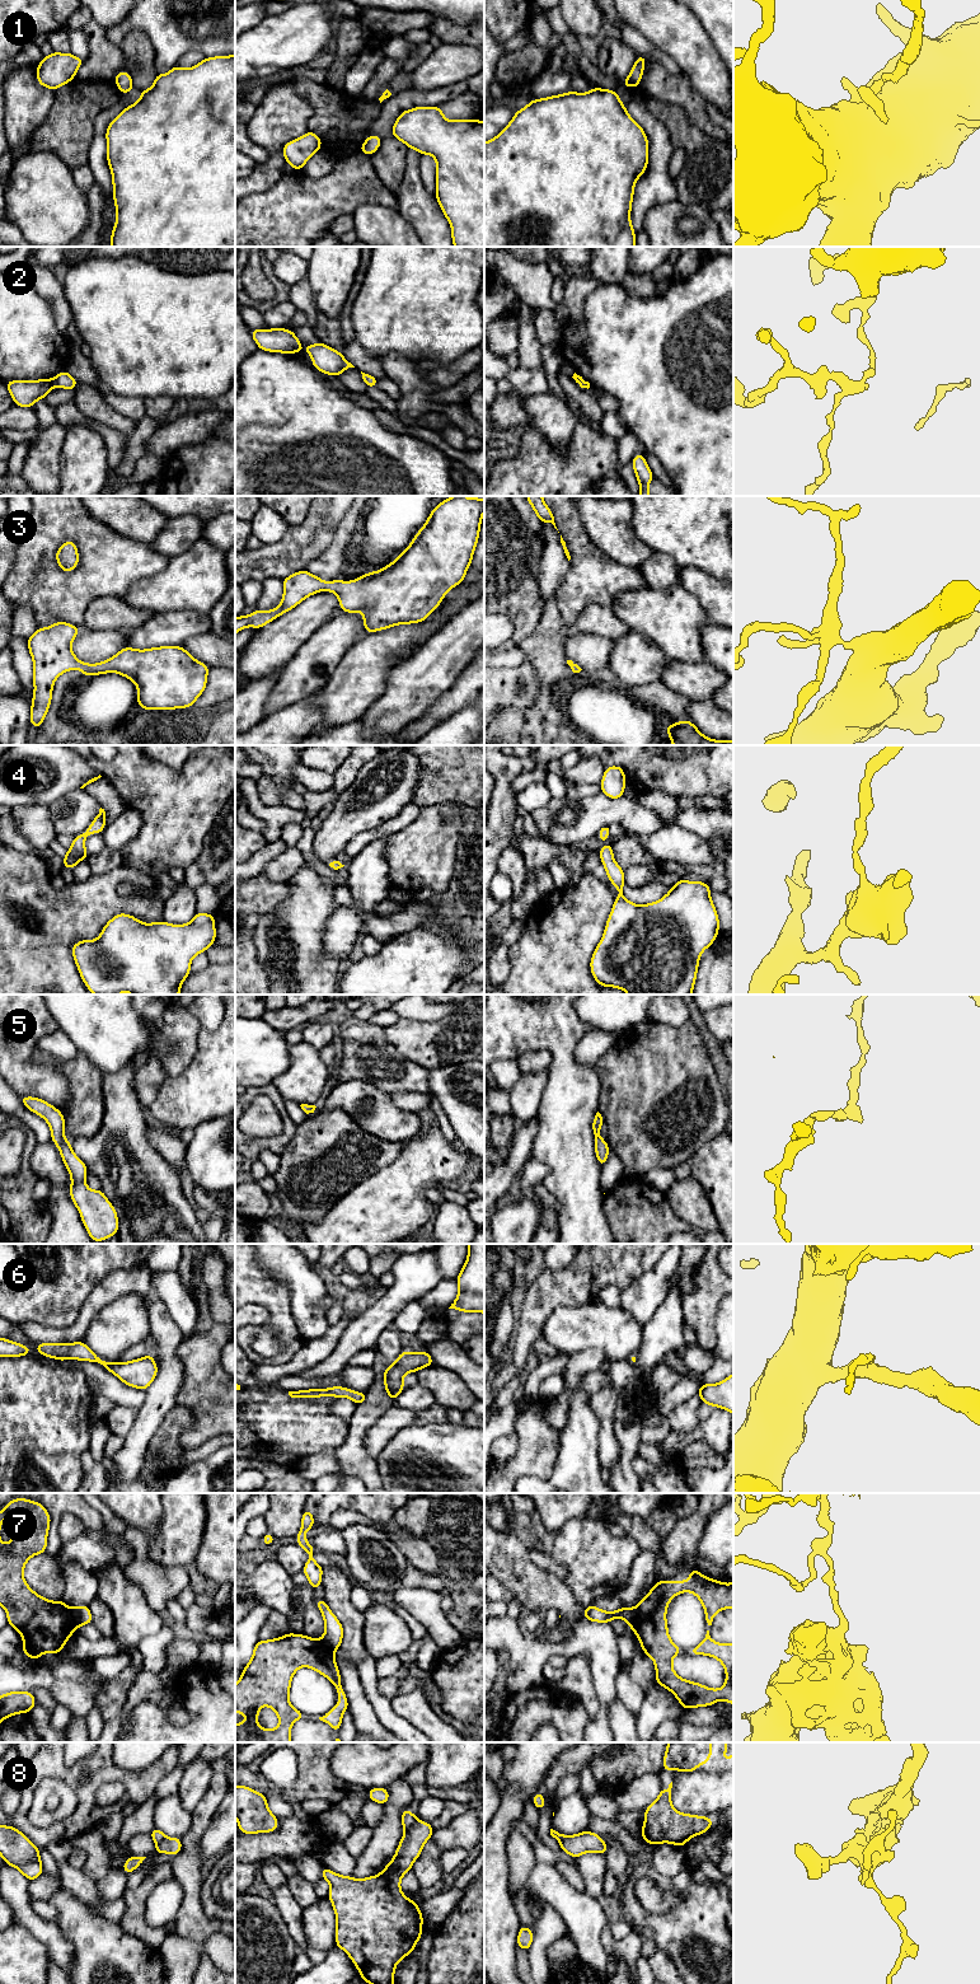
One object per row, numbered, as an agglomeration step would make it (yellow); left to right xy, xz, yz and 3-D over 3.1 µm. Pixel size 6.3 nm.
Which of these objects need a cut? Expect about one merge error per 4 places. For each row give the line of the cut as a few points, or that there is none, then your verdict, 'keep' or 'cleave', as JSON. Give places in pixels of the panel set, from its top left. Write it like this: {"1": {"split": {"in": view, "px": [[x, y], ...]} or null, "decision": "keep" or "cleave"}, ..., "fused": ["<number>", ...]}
{"1": {"split": null, "decision": "keep"}, "2": {"split": {"in": "xy", "px": [[52, 379], [54, 385]]}, "decision": "cleave"}, "3": {"split": null, "decision": "keep"}, "4": {"split": null, "decision": "keep"}, "5": {"split": null, "decision": "keep"}, "6": {"split": null, "decision": "keep"}, "7": {"split": {"in": "yz", "px": [[634, 1609], [634, 1622], [631, 1627]]}, "decision": "cleave"}, "8": {"split": {"in": "xz", "px": [[417, 1819], [404, 1830]]}, "decision": "cleave"}, "fused": ["2", "7", "8"]}

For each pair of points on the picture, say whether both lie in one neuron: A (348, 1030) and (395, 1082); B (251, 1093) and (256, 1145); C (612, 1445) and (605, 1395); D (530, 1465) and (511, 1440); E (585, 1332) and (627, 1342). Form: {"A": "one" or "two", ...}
{"A": "one", "B": "one", "C": "one", "D": "two", "E": "one"}

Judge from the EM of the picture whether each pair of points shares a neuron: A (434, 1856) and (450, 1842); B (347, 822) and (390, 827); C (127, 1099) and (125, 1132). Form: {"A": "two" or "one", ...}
{"A": "two", "B": "two", "C": "one"}

